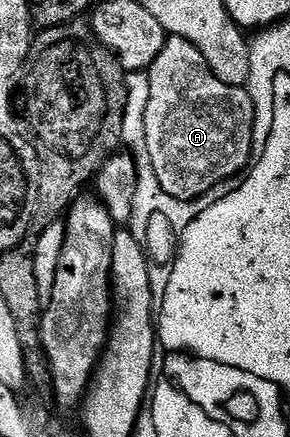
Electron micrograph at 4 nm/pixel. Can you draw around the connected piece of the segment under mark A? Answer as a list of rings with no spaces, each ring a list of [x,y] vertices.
[[[172,35],[166,36],[165,46],[149,66],[147,74],[150,83],[146,109],[147,148],[163,191],[180,201],[194,201],[207,191],[224,186],[228,177],[236,178],[250,164],[253,120],[259,117],[248,88],[220,81],[195,46],[187,43],[187,39]]]

